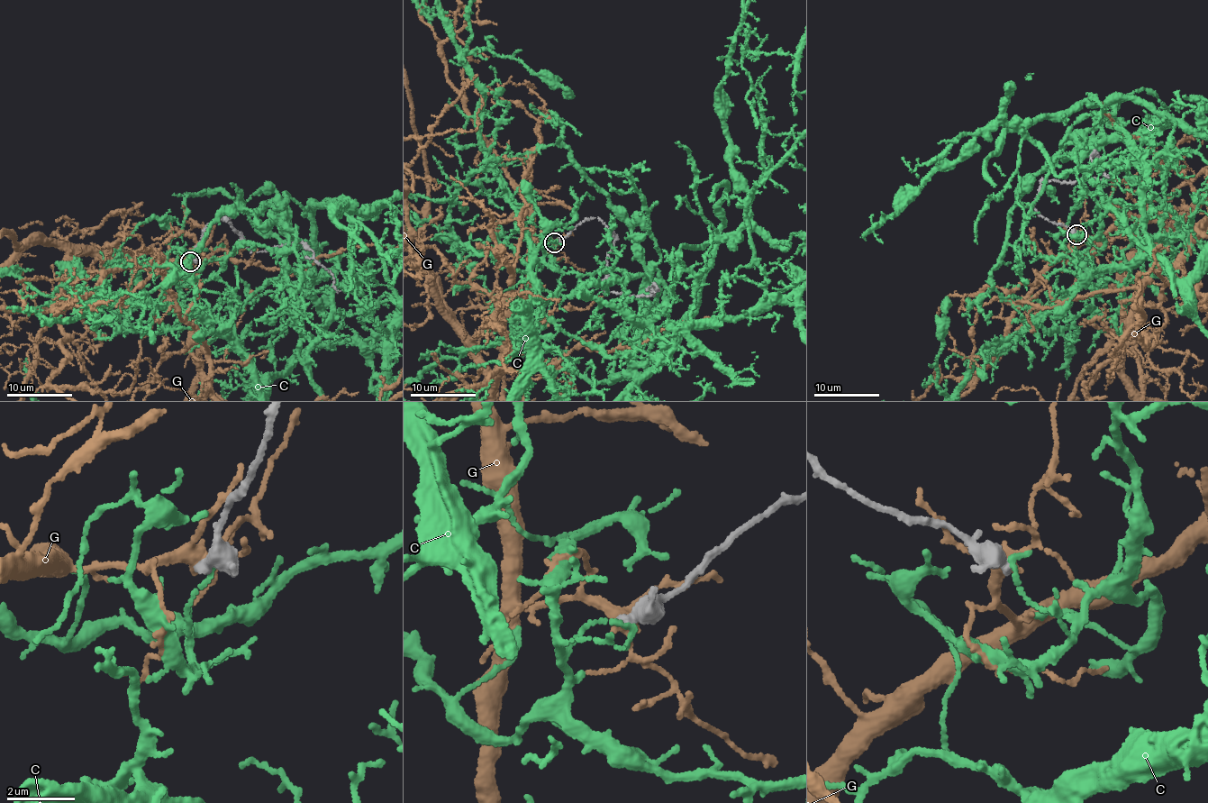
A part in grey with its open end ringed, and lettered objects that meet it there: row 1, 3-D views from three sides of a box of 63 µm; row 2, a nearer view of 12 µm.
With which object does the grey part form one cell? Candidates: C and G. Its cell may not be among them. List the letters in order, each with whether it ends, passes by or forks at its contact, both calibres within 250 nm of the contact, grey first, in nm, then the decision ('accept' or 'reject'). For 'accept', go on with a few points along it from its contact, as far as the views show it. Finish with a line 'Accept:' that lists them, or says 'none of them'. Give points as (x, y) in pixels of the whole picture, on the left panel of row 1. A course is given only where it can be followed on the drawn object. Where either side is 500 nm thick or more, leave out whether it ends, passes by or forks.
C: it ends there; 440 nm thick on the grey side, 160 nm on the other; reject
G: it forks there; 400 nm thick on the grey side, 320 nm on the other; reject
Accept: none of them

